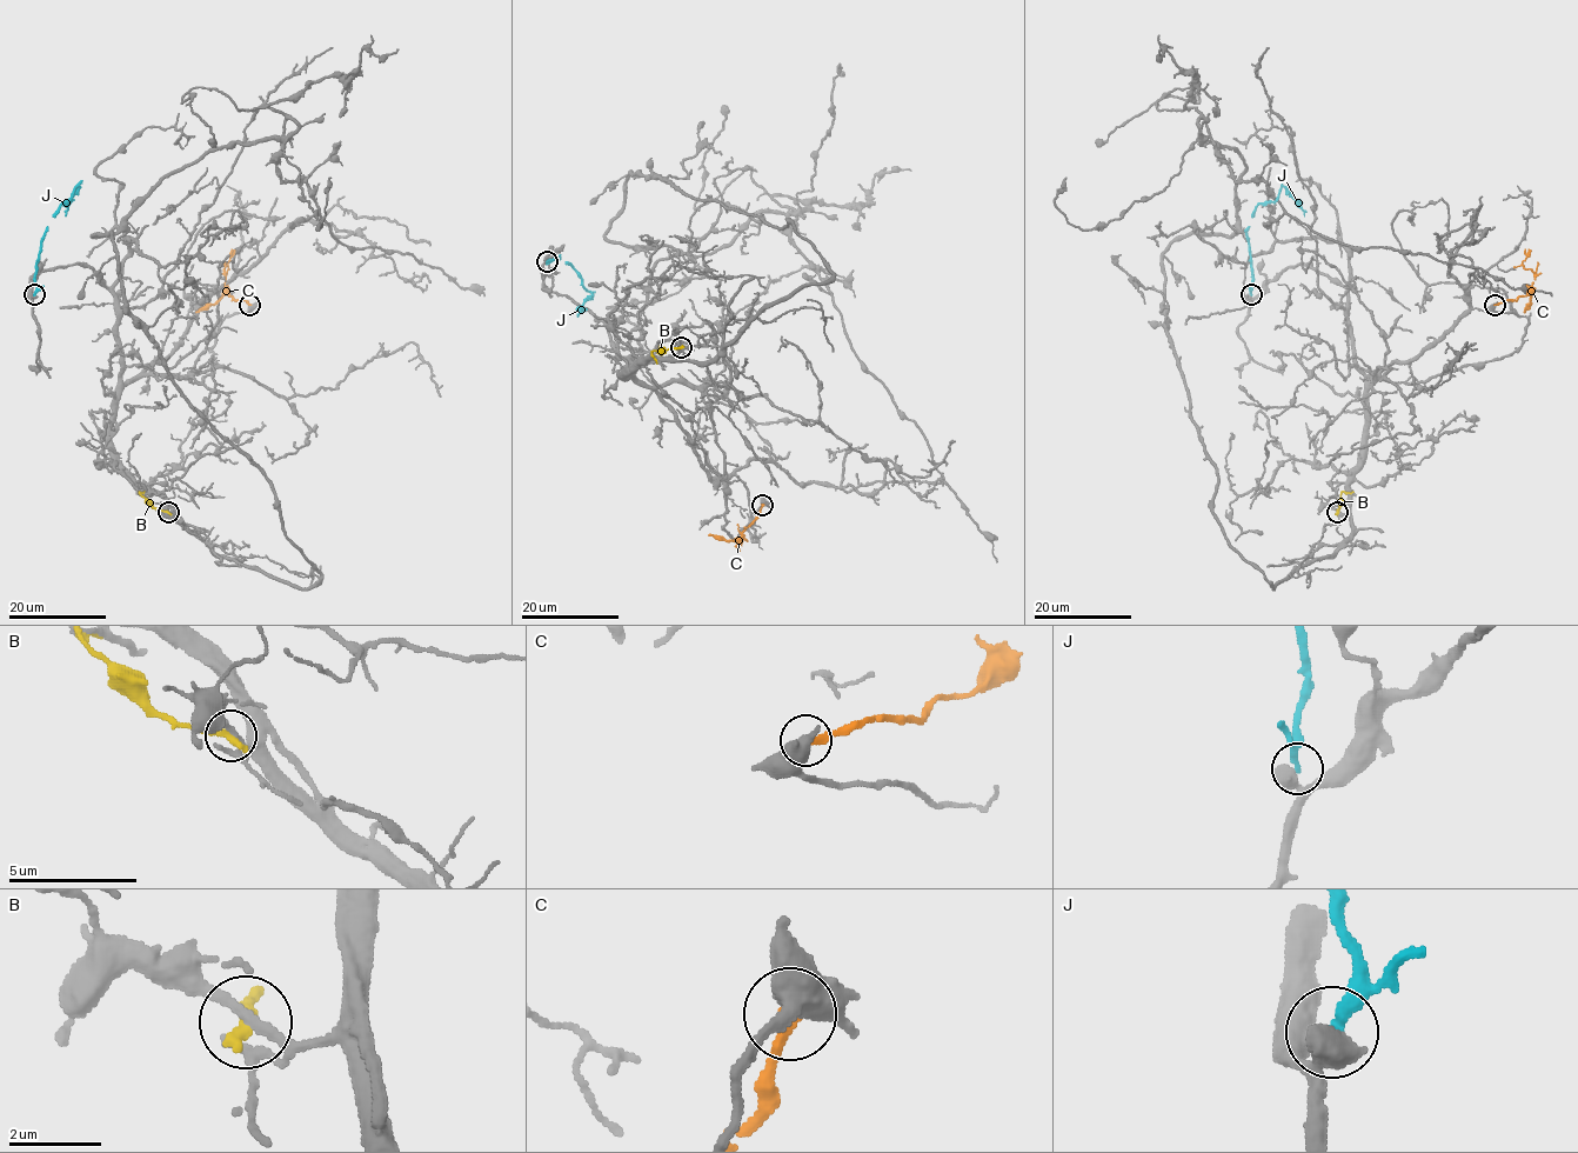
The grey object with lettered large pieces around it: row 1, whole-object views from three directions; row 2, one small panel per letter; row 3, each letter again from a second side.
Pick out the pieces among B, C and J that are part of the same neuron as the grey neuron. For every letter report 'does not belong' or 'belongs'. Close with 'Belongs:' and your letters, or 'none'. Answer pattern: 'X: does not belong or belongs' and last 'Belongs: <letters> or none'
B: does not belong
C: does not belong
J: does not belong
Belongs: none

